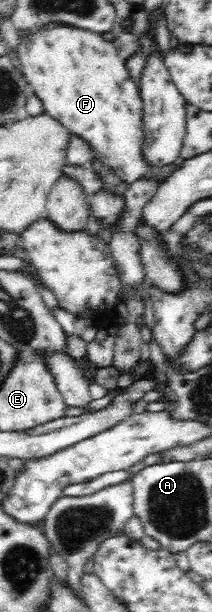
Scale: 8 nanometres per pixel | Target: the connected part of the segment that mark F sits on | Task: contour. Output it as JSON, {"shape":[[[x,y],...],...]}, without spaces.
{"shape":[[[48,24],[39,32],[20,38],[17,48],[21,65],[20,73],[43,103],[45,114],[56,119],[70,135],[76,135],[88,142],[95,159],[104,168],[114,172],[128,187],[136,181],[157,181],[164,185],[182,159],[168,165],[152,165],[144,157],[143,147],[147,140],[144,130],[144,106],[139,82],[128,72],[126,61],[122,60],[112,42],[101,34],[87,29],[73,28],[64,24]]]}

